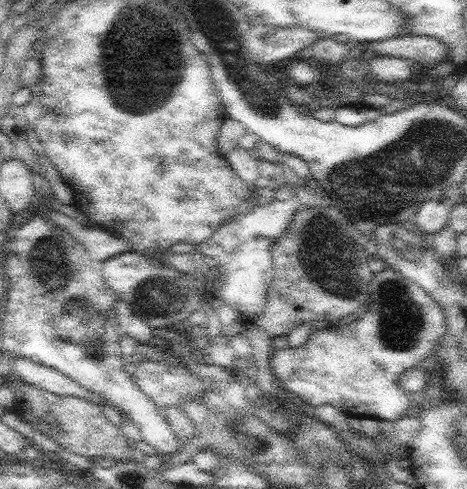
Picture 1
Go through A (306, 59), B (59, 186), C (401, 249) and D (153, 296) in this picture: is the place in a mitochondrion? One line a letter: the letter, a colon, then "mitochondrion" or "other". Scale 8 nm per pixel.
A: other
B: other
C: other
D: mitochondrion

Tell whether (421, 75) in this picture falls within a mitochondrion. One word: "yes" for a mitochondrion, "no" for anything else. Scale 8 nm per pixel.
no

